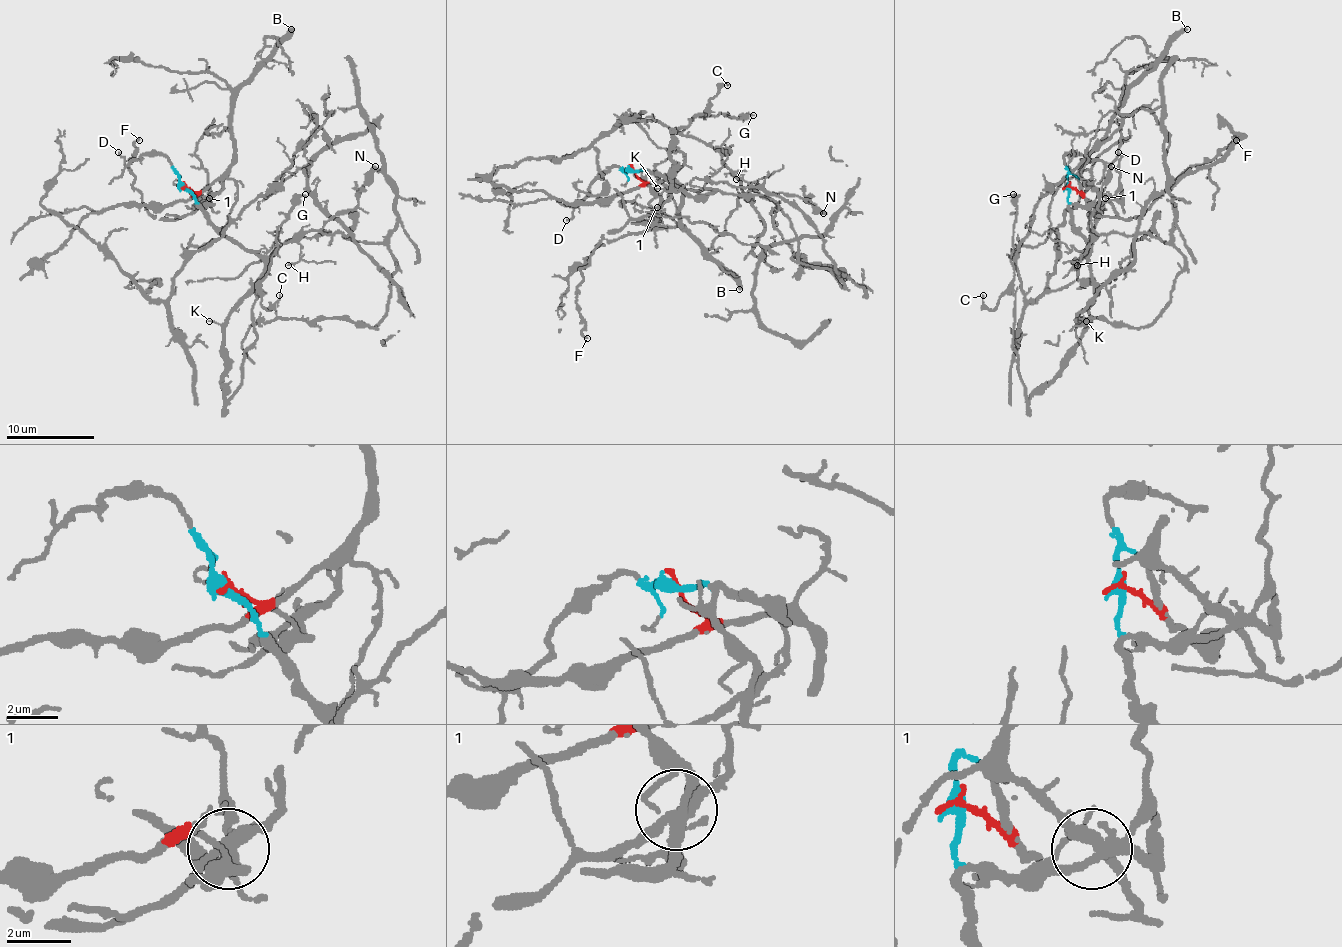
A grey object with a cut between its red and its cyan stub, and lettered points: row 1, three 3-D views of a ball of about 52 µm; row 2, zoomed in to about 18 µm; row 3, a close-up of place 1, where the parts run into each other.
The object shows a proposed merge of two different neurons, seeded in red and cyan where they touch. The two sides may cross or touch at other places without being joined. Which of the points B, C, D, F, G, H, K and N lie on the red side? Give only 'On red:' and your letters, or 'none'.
On red: B, F

